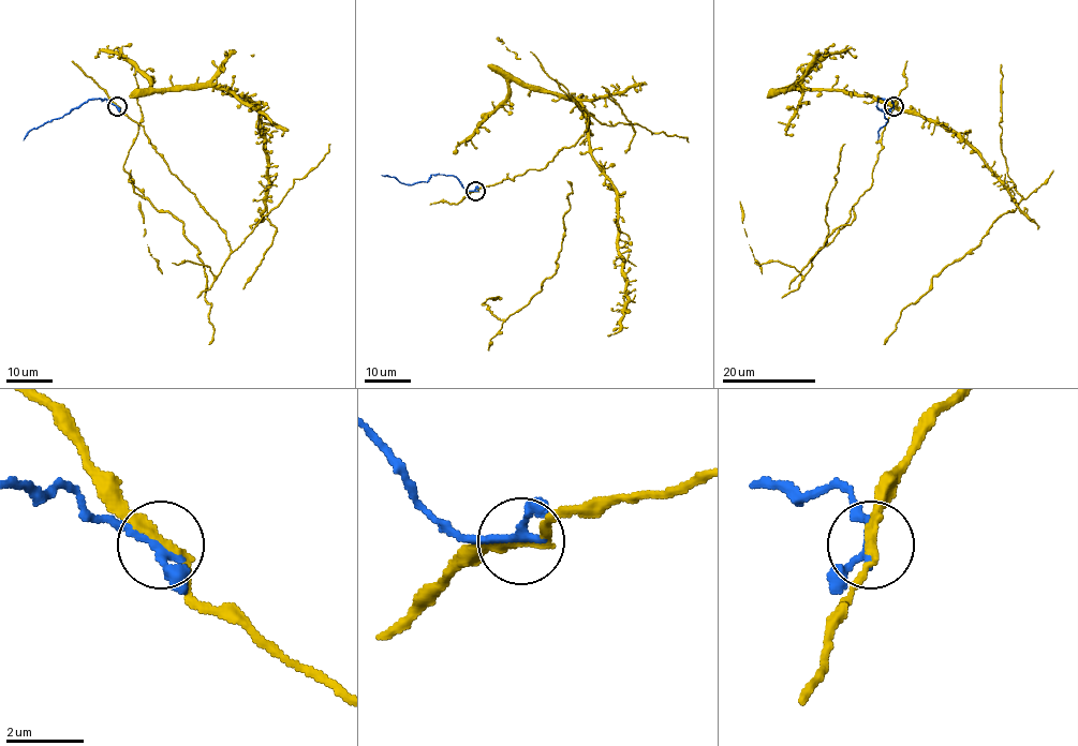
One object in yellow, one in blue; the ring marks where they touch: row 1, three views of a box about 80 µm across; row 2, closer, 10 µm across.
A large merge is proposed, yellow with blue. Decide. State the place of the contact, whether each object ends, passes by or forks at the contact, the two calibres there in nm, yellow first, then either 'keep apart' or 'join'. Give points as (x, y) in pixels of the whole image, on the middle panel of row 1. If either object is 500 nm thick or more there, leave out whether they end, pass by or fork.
place (475, 191); yellow passes by; blue passes by; calibres 220 and 190 nm; keep apart

